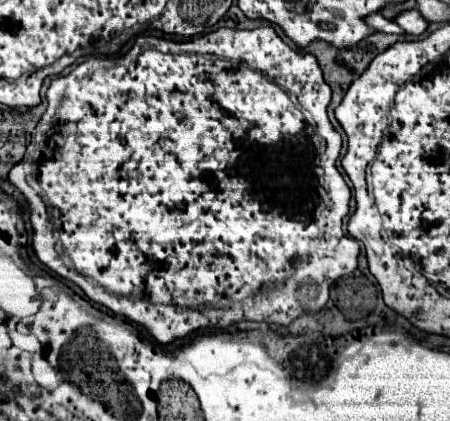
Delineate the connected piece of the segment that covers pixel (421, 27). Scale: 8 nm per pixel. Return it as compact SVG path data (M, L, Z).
M416 9L402 11L394 17L394 23L398 23L406 35L422 35L428 27L428 23L422 19L422 15Z

